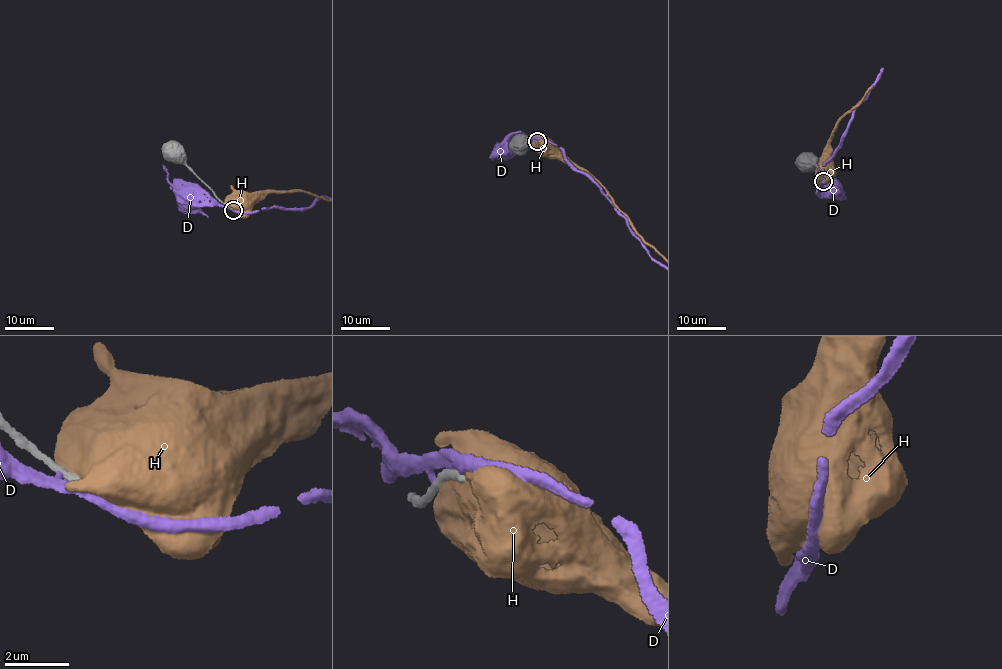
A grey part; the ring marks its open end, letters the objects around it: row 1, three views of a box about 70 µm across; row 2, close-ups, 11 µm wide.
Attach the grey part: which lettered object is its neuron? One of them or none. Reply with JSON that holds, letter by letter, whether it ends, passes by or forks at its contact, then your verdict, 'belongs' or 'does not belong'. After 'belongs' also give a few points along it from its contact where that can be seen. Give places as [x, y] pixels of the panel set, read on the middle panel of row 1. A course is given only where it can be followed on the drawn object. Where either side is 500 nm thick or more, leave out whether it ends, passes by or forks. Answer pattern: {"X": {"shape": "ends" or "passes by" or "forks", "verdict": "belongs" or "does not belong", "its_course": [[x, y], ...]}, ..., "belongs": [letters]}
{"D": {"shape": "passes by", "verdict": "does not belong"}, "H": {"verdict": "does not belong"}, "belongs": []}

